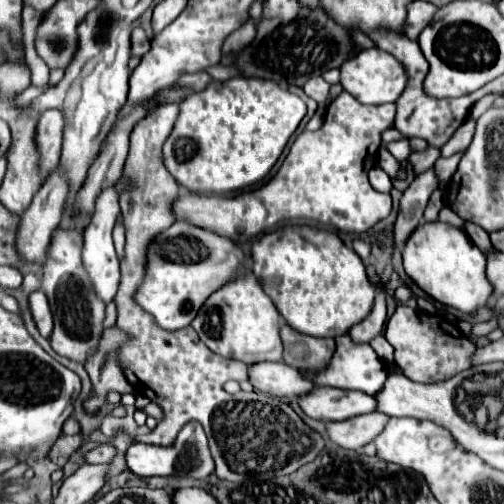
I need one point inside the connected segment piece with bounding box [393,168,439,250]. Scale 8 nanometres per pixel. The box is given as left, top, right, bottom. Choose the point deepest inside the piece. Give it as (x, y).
(414, 199)

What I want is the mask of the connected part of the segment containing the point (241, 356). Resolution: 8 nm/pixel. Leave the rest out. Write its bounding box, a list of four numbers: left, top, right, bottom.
[191,274,283,364]

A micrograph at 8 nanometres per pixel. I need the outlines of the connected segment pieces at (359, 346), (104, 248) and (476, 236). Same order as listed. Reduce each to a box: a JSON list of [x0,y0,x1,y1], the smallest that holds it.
[[303,334,387,396],[83,184,119,302],[465,222,495,254]]

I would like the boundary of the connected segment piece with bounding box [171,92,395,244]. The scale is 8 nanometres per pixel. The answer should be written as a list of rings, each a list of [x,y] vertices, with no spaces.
[[[341,92],[337,100],[331,102],[323,126],[317,132],[301,132],[293,142],[287,158],[283,160],[279,172],[261,188],[251,192],[241,192],[237,196],[201,196],[201,194],[181,194],[171,204],[175,220],[187,222],[197,228],[211,230],[219,236],[225,236],[233,242],[245,244],[249,238],[267,232],[269,228],[277,226],[281,220],[305,218],[315,220],[327,226],[333,226],[343,232],[365,232],[375,226],[379,220],[387,218],[391,212],[391,196],[373,190],[367,180],[367,172],[375,166],[375,156],[381,146],[381,132],[393,124],[395,118],[395,104],[383,106],[363,106],[359,104],[349,92]]]

